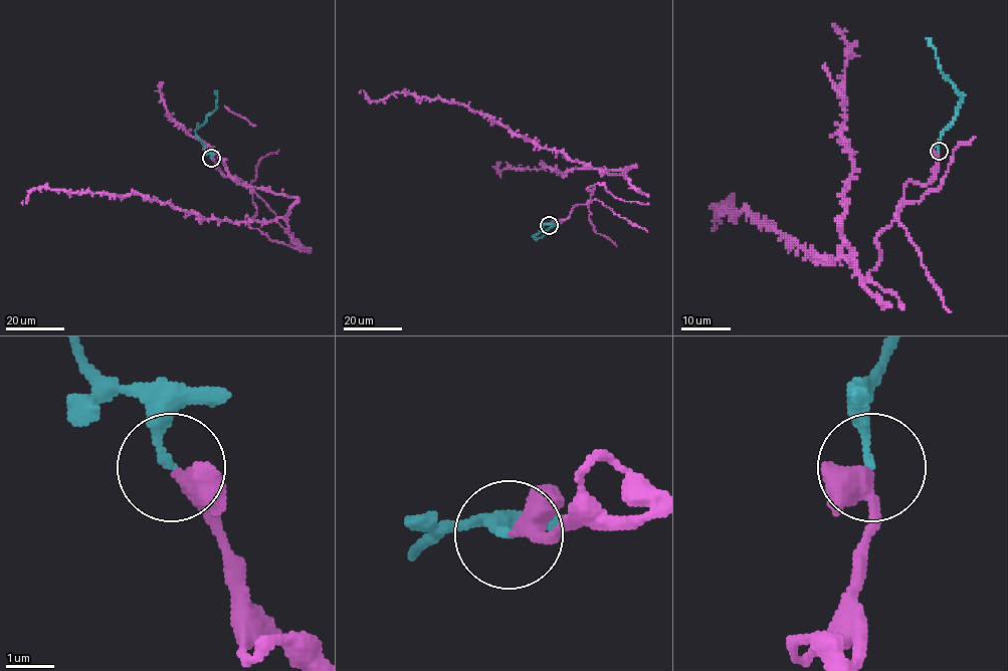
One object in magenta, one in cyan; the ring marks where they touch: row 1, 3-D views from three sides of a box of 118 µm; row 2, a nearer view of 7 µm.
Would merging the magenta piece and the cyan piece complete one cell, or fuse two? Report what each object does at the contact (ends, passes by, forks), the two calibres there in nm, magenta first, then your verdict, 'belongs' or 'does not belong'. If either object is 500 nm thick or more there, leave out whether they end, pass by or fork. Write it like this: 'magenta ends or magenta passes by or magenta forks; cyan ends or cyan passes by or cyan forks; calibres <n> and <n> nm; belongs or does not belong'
magenta passes by; cyan ends; calibres 320 and 170 nm; belongs

